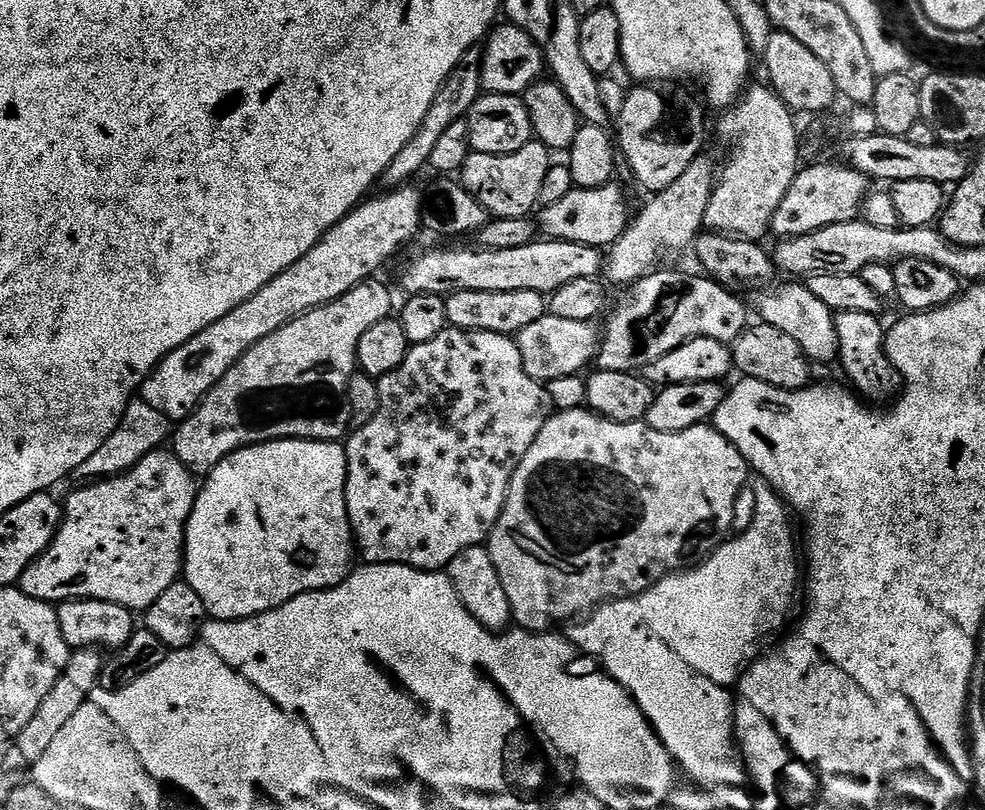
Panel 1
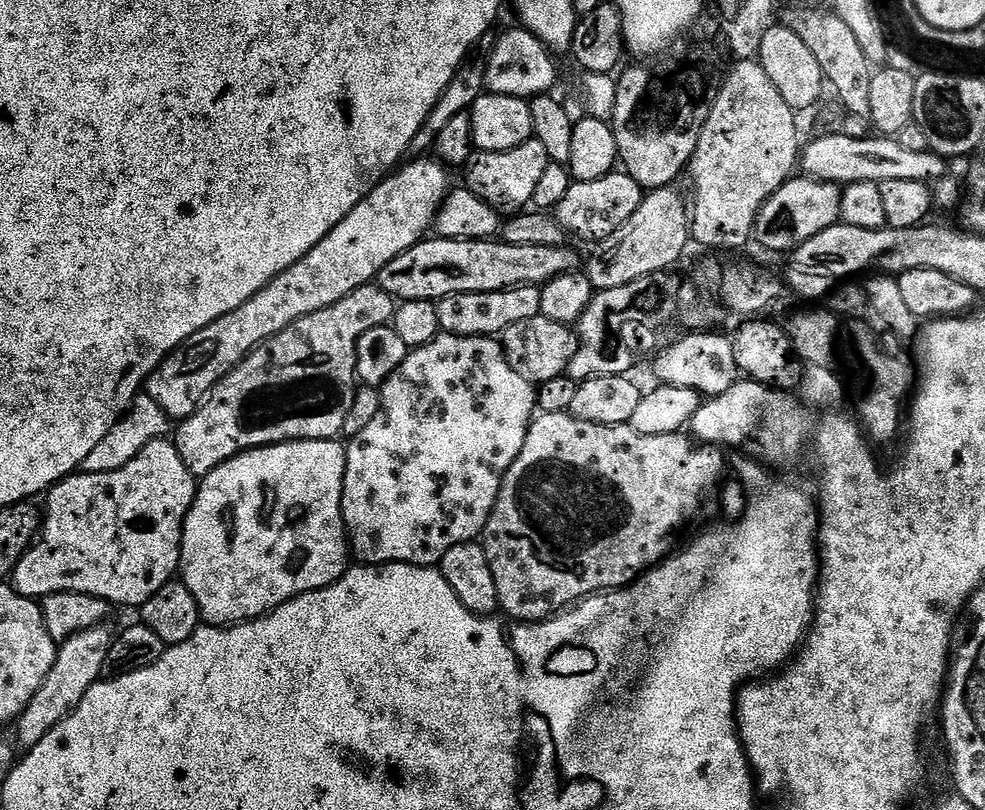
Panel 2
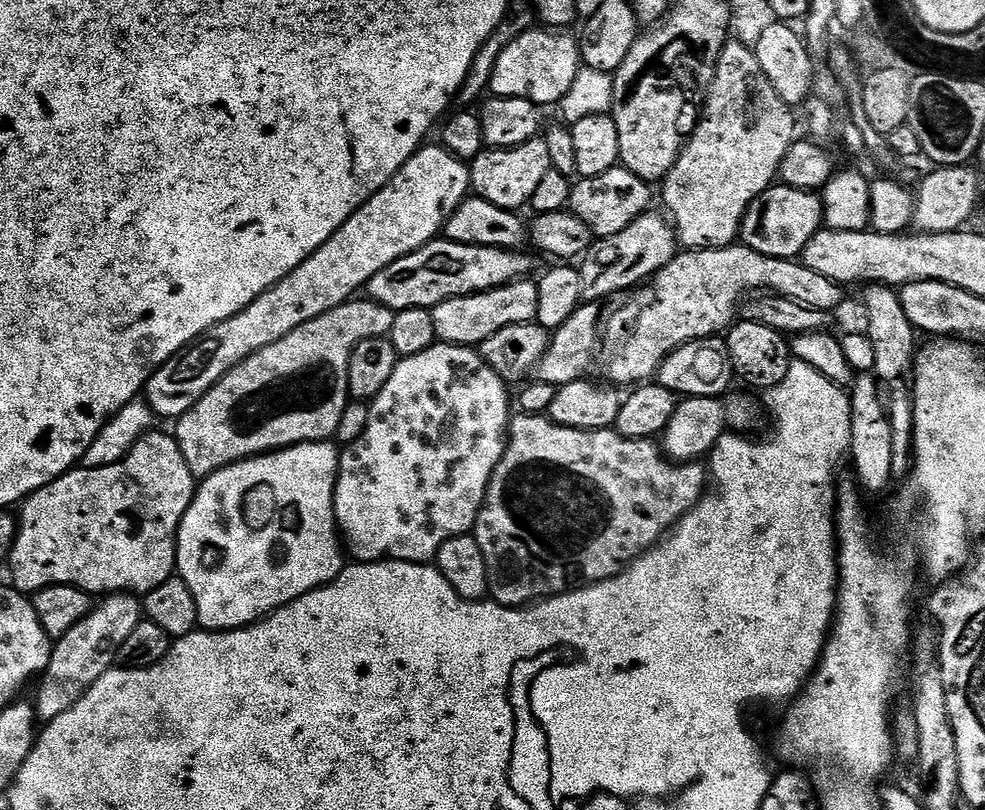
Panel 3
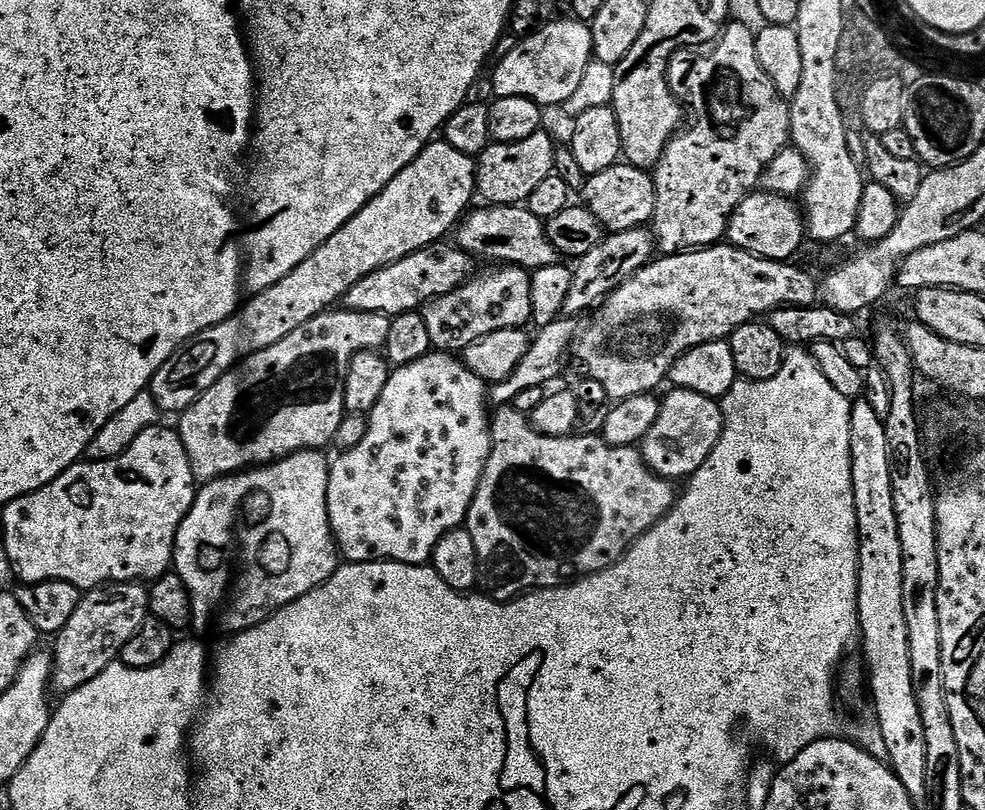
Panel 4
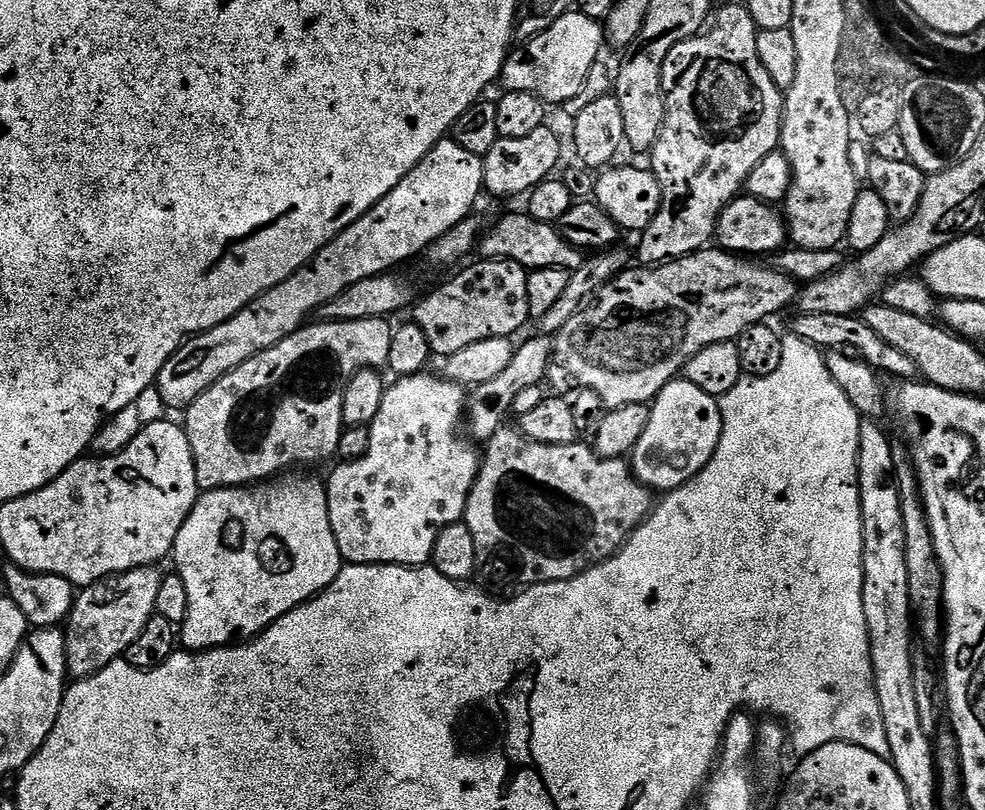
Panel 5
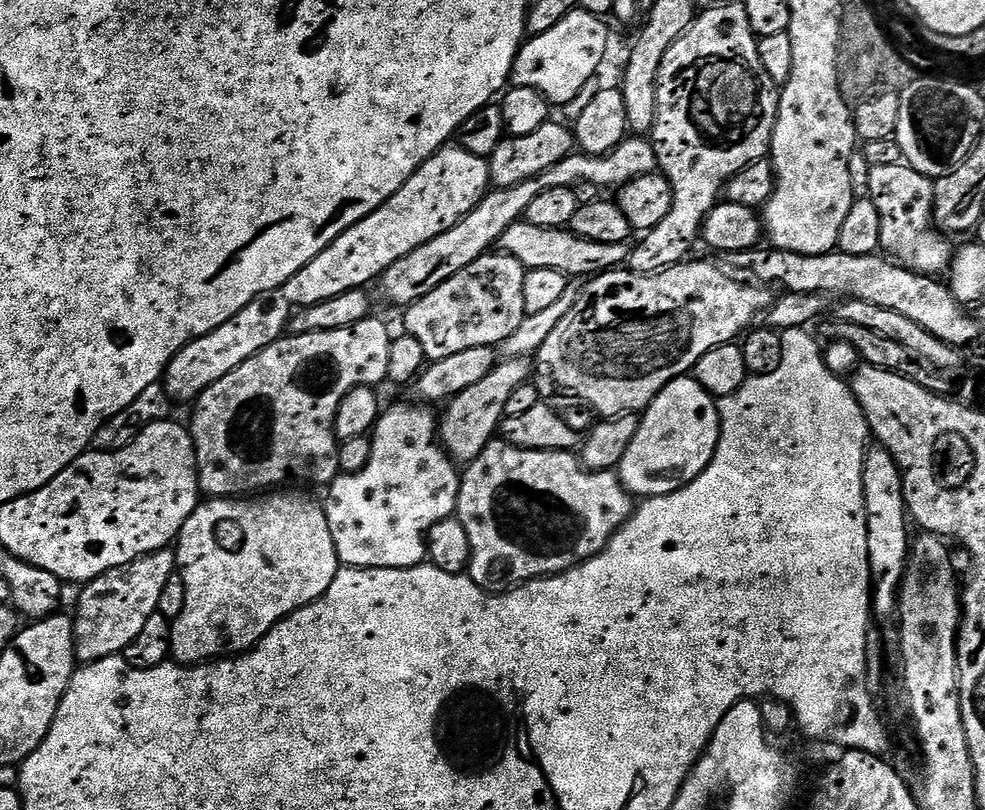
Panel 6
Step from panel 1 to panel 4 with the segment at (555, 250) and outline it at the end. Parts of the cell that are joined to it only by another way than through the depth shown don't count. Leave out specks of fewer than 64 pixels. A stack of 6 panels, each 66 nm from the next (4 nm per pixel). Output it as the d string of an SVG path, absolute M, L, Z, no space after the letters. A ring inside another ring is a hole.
M437 242L430 248L423 248L374 274L366 274L362 282L354 282L345 294L343 303L349 312L384 314L391 318L407 312L415 312L429 300L437 300L450 290L461 288L474 275L473 257L448 242Z

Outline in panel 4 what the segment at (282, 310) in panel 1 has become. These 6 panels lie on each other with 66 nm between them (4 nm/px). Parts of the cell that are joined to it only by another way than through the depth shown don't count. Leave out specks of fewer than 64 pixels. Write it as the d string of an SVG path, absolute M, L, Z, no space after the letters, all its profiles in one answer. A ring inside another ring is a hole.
M443 142L427 144L418 158L414 158L414 162L406 166L406 170L398 173L376 197L362 206L362 210L354 214L354 218L350 218L350 222L346 222L342 230L338 230L325 244L315 248L310 258L290 270L286 278L274 282L274 286L266 290L249 295L232 316L202 330L193 340L188 340L176 349L176 353L156 371L150 385L151 394L161 413L179 414L186 411L194 402L198 402L202 394L206 394L206 390L210 390L210 386L214 386L214 382L221 380L231 368L236 367L239 361L258 350L266 350L266 346L274 346L274 342L282 342L286 334L294 334L294 330L298 330L298 326L306 326L310 318L339 305L350 286L354 286L354 282L362 282L366 274L374 274L374 270L382 270L418 250L443 241L447 237L444 235L447 232L449 235L469 211L468 203L476 195L476 160Z

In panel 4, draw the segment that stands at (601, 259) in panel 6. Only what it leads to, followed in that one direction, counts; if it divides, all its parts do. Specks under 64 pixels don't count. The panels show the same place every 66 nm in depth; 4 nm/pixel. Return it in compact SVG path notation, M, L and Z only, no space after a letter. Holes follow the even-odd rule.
M497 204L480 207L484 208L469 211L454 229L454 244L461 252L467 252L477 261L492 260L488 262L529 270L557 263L558 253L550 242L545 221L530 214L527 206Z

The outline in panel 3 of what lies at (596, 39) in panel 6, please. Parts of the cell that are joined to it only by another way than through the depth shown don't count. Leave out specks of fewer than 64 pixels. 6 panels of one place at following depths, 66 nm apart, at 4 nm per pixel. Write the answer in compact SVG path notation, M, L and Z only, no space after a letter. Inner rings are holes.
M533 30L531 32L524 32L521 36L512 36L511 39L501 47L500 53L496 55L496 65L494 66L494 74L492 75L492 82L490 85L490 92L492 96L505 96L506 98L527 98L529 102L537 106L545 106L544 104L552 104L552 106L559 105L562 97L566 94L566 90L570 90L570 86L574 82L574 74L578 74L578 70L582 67L582 61L580 58L580 46L577 37L564 36L568 34L561 34L556 30Z

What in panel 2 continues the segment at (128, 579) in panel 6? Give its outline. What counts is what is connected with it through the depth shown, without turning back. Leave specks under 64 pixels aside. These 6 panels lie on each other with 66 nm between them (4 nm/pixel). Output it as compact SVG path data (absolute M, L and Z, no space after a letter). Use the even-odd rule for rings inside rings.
M101 626L82 630L59 645L54 670L46 674L46 682L38 686L38 694L34 694L30 706L14 725L15 743L21 749L38 746L38 742L42 742L42 738L46 738L46 734L58 726L58 722L65 720L79 706L86 690L90 690L90 686L94 686L104 676L106 654L114 639L113 633L108 633L106 629Z

